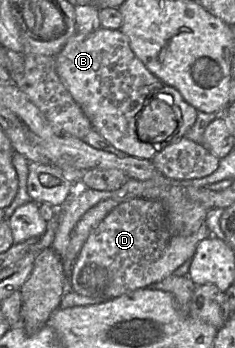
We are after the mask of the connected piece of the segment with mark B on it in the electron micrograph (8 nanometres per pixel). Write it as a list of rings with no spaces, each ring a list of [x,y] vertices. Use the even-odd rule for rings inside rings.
[[[100,27],[88,34],[77,32],[57,55],[56,71],[90,119],[93,129],[128,156],[152,161],[162,149],[183,138],[197,119],[198,110],[175,87],[167,85],[149,71],[132,51],[128,38],[120,29]],[[153,98],[172,106],[178,118],[175,133],[166,141],[155,144],[141,141],[137,134],[138,115]]]

